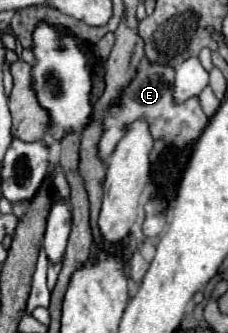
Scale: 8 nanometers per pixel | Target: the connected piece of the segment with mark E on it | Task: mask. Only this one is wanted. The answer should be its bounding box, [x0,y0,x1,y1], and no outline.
[98,63,208,159]

